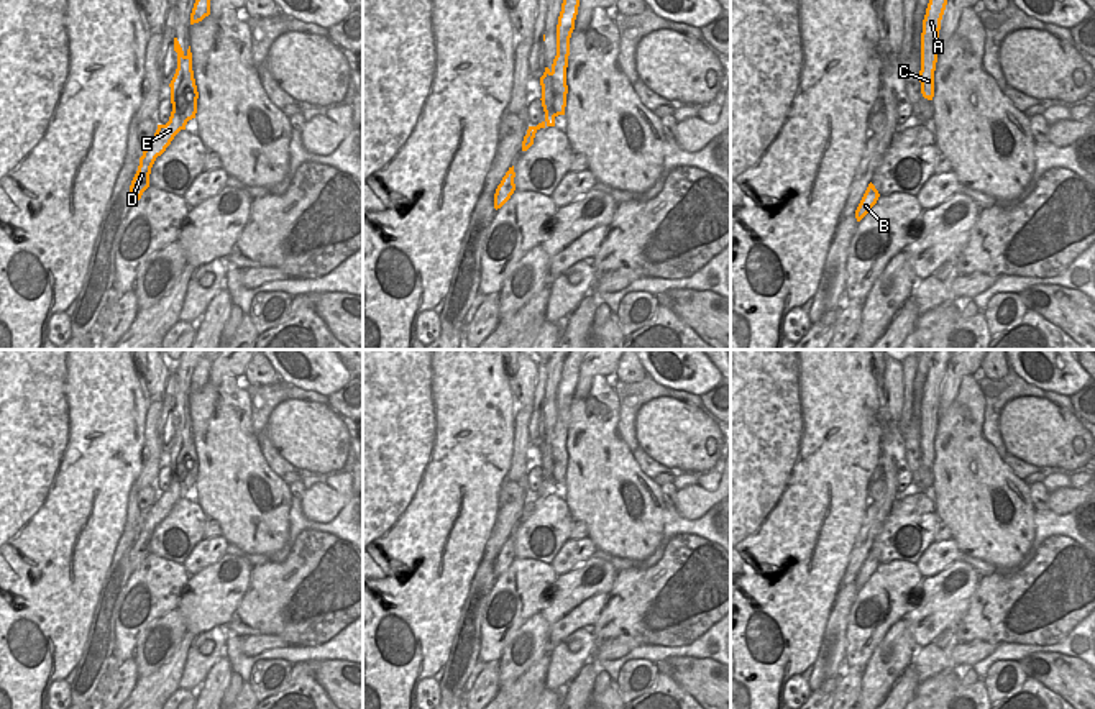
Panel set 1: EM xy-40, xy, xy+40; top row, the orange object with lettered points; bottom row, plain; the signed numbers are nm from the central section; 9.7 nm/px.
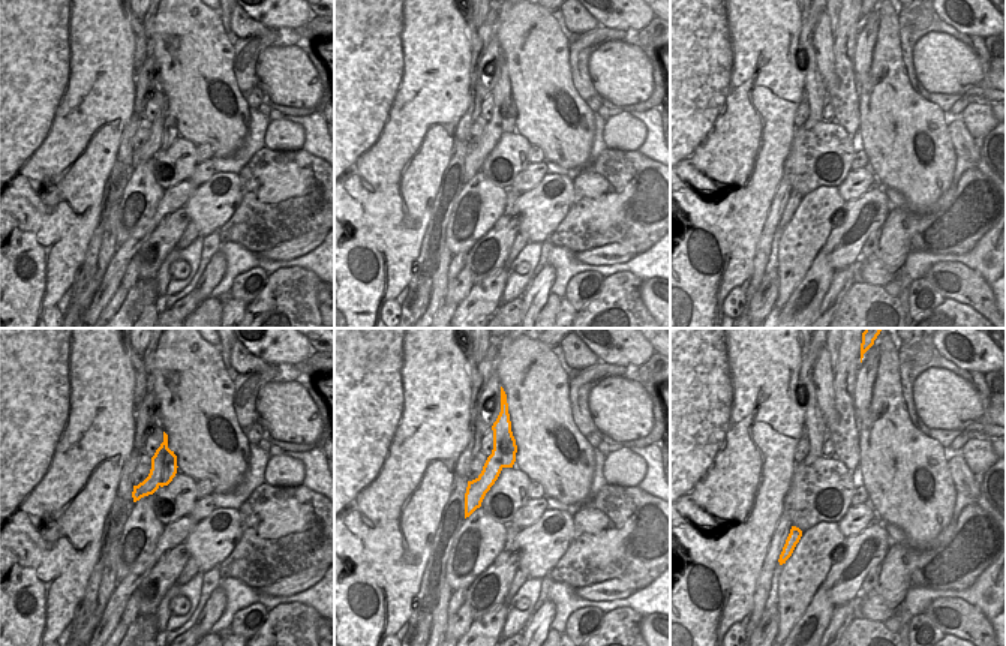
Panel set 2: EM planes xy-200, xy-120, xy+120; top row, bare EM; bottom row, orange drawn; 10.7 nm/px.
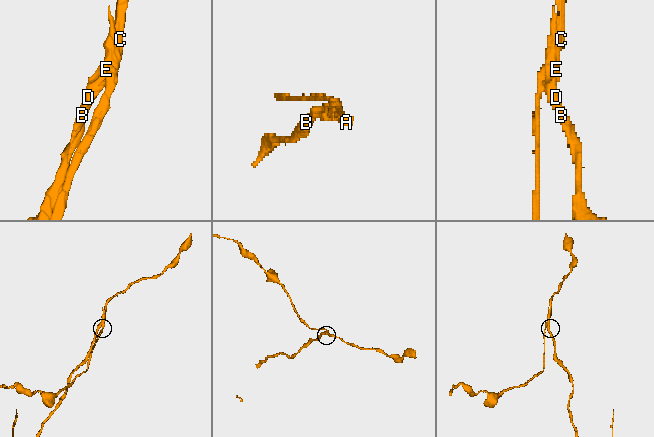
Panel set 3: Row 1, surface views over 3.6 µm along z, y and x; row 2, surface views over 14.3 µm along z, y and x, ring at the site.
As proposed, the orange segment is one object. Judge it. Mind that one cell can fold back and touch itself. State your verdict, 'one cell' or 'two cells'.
two cells

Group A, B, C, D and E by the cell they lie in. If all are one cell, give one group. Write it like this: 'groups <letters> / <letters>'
groups A C / B D E

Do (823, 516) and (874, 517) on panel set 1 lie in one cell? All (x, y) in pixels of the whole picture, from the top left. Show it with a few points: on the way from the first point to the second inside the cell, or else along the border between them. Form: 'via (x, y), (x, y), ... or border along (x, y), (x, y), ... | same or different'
border along (869, 501), (864, 522), (849, 553) | different

